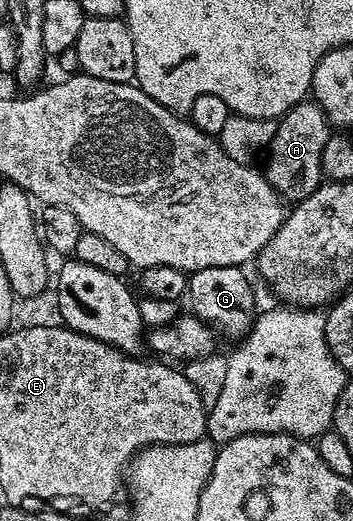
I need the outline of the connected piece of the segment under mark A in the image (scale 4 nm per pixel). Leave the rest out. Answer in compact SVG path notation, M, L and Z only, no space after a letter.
M312 100L299 102L278 119L277 131L266 149L268 163L262 166L262 173L285 203L295 204L306 200L306 196L310 196L322 184L322 149L331 135L331 123L320 106Z

